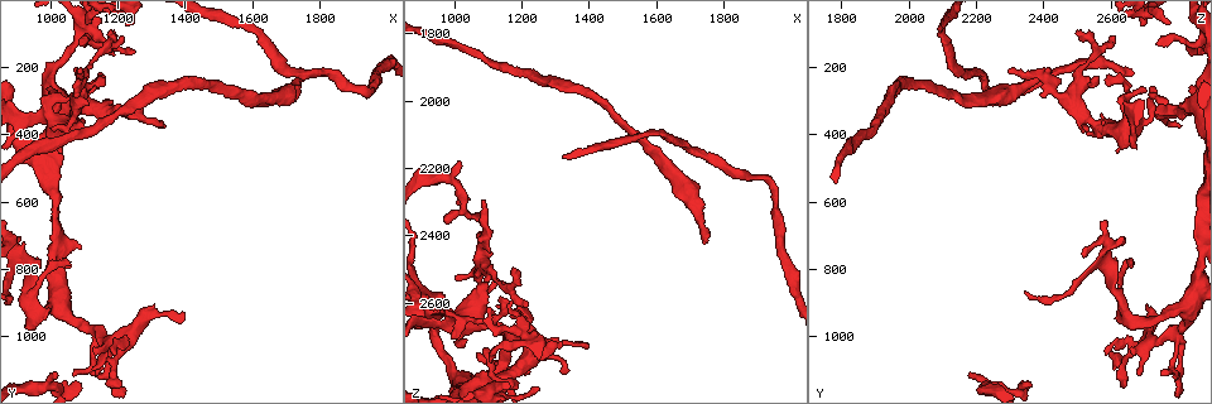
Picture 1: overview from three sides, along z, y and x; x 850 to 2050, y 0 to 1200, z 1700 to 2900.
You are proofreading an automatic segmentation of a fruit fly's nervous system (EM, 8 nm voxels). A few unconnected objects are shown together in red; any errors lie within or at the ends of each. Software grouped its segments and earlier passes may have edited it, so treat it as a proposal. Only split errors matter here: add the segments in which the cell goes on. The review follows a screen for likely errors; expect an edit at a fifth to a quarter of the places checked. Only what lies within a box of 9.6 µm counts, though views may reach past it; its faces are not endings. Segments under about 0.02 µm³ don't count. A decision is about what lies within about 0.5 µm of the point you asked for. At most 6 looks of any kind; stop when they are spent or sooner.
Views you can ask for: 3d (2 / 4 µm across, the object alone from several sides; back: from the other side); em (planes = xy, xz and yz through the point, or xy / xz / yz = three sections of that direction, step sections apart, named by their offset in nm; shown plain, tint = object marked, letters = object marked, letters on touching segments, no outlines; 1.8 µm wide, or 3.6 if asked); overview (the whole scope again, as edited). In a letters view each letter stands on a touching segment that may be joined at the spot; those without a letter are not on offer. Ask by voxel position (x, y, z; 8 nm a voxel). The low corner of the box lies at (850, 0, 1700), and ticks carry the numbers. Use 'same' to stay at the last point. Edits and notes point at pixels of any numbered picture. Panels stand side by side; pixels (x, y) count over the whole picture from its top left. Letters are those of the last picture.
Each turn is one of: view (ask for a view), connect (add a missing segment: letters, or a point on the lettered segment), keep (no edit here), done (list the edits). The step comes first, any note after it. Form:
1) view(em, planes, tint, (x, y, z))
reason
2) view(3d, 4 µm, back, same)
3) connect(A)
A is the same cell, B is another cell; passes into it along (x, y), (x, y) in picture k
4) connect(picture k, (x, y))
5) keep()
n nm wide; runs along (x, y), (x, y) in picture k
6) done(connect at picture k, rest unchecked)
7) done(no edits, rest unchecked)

view(3d, 4 µm, (1030, 290, 2710))
an open end

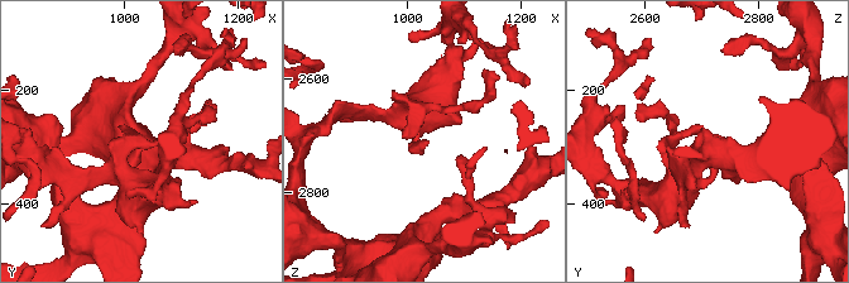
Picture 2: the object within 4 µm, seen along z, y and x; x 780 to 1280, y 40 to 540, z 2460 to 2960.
view(em, yz, step 4, letters, same)

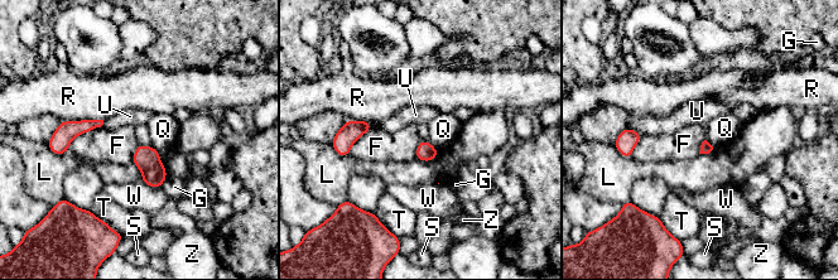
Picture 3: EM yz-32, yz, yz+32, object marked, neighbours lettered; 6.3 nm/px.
keep()
R touches over 280 nm; F, G, L, Q, R, S, T, U, W and Z are other cells; border along (101, 125), (78, 134), (67, 149) in picture 3; no lettered segment goes on from it

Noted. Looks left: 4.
view(em, planes, letters, (1180, 100, 2490))
thin end

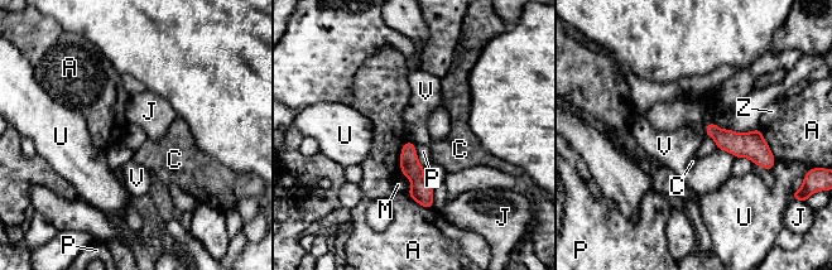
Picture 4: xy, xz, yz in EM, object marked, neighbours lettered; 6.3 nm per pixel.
keep()
A touches over 200 nm; A, C, J, M, P, U, V and Z are other cells; border along (716, 148), (727, 150), (736, 158) in picture 4; no lettered segment goes on from it

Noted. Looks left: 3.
view(em, yz, step 8, plain, (1090, 200, 2300))
tapers out

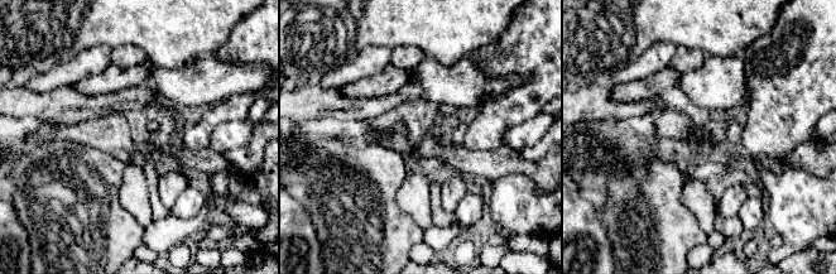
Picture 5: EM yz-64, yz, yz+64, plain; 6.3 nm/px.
view(em, yz, step 8, letters, same)

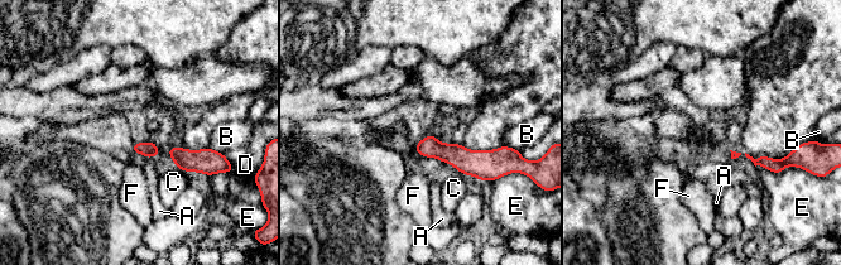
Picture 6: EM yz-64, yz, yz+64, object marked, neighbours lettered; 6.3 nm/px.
keep()
A, B, C, D, E and F are other cells; border along (154, 157), (147, 159) in picture 6; no lettered segment goes on from it

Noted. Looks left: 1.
done(no edits, rest unchecked)

